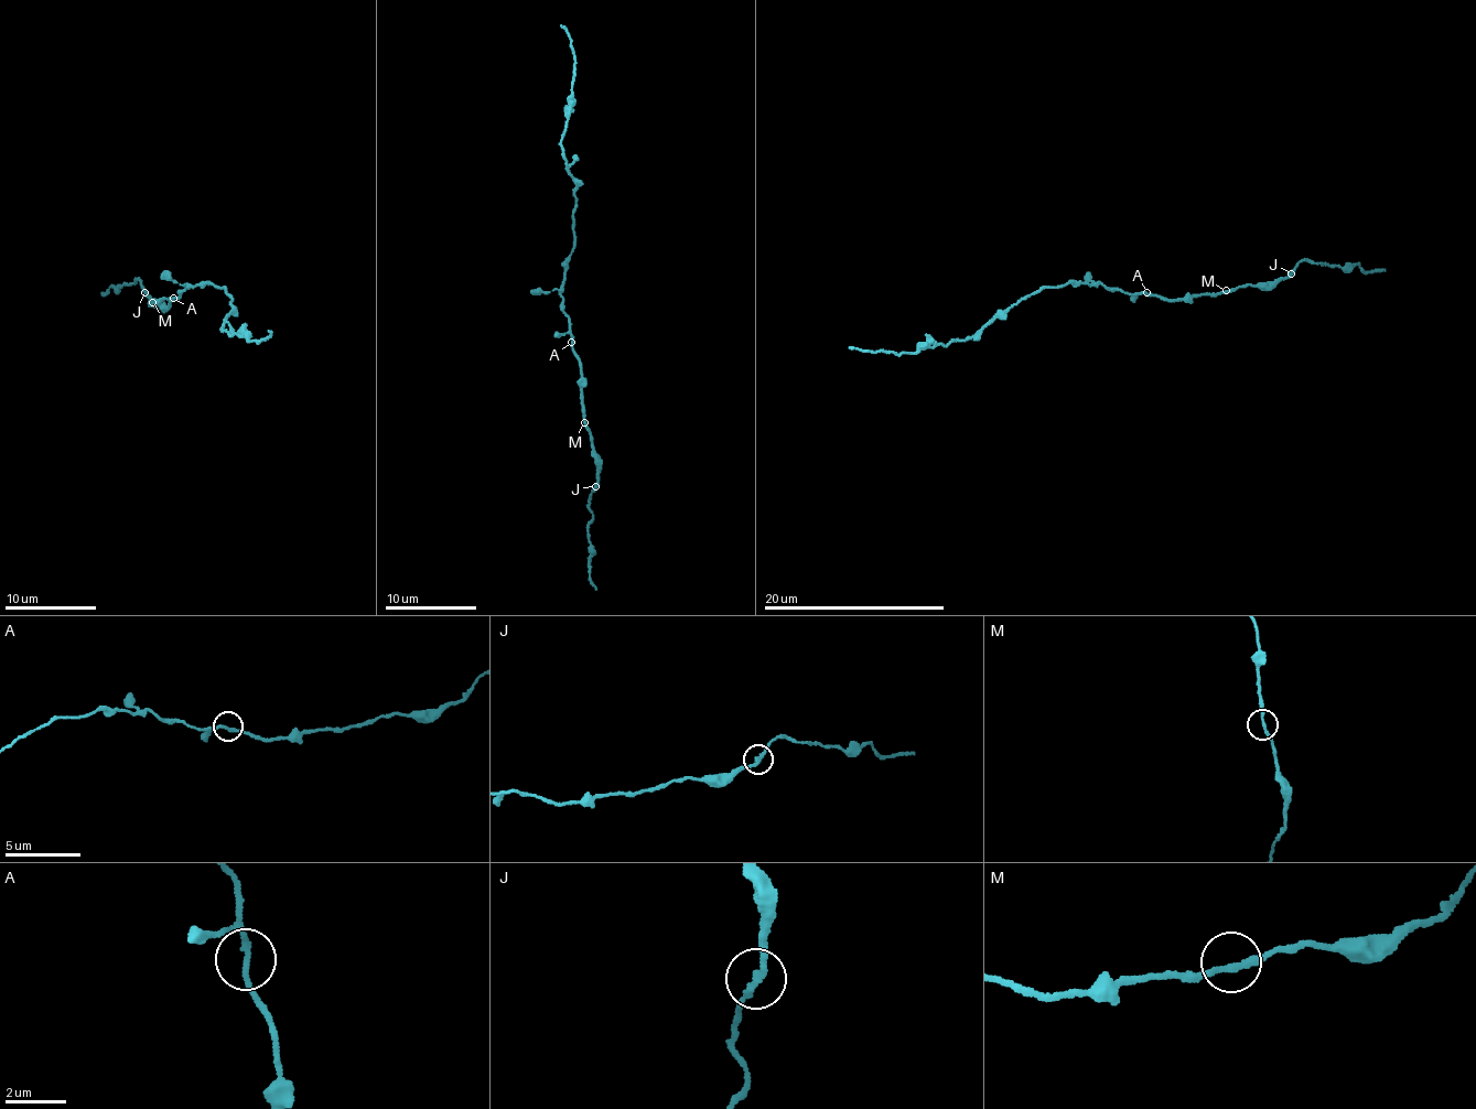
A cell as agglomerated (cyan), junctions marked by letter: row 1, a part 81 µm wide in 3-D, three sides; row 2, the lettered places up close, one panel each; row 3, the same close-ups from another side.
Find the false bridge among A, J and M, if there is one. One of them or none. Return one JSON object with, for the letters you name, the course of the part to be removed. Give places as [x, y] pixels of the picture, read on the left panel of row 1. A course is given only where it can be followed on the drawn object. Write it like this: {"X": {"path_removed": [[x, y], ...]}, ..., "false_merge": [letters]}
{"false_merge": []}

